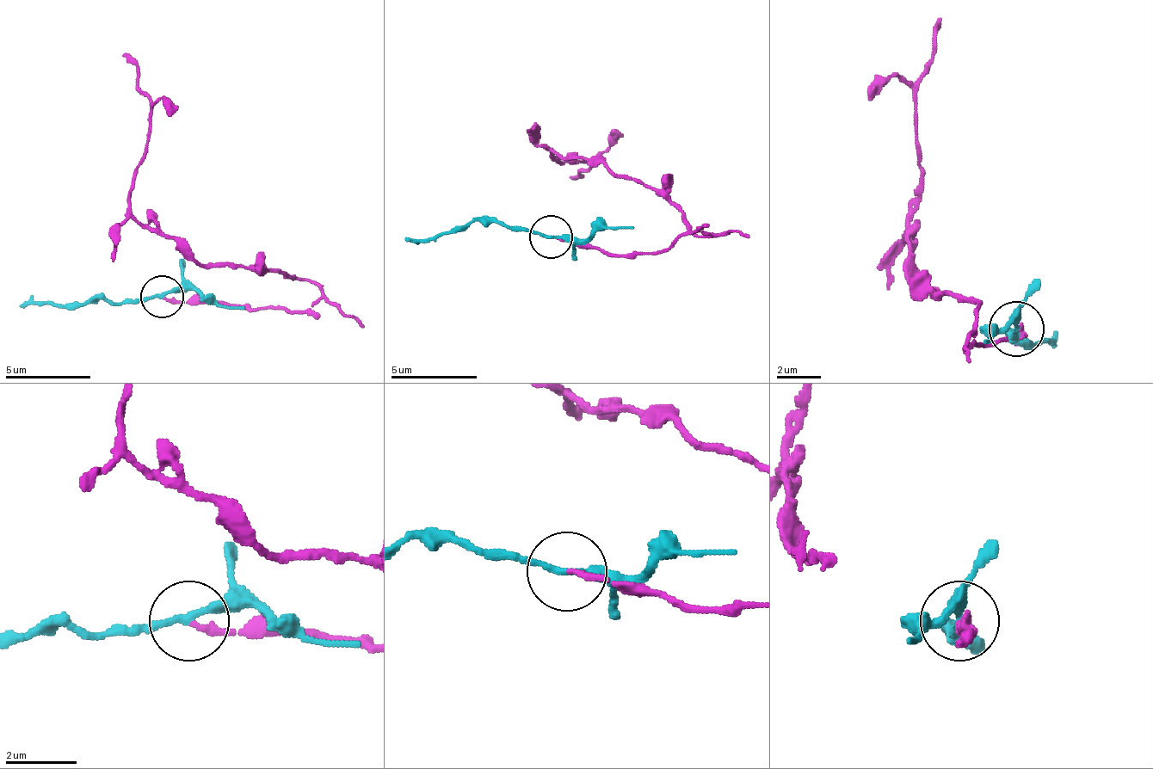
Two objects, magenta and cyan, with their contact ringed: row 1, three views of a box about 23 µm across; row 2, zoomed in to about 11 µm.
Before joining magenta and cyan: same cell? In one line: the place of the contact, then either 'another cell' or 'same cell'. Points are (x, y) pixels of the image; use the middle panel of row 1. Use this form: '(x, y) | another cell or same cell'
(551, 236) | another cell

